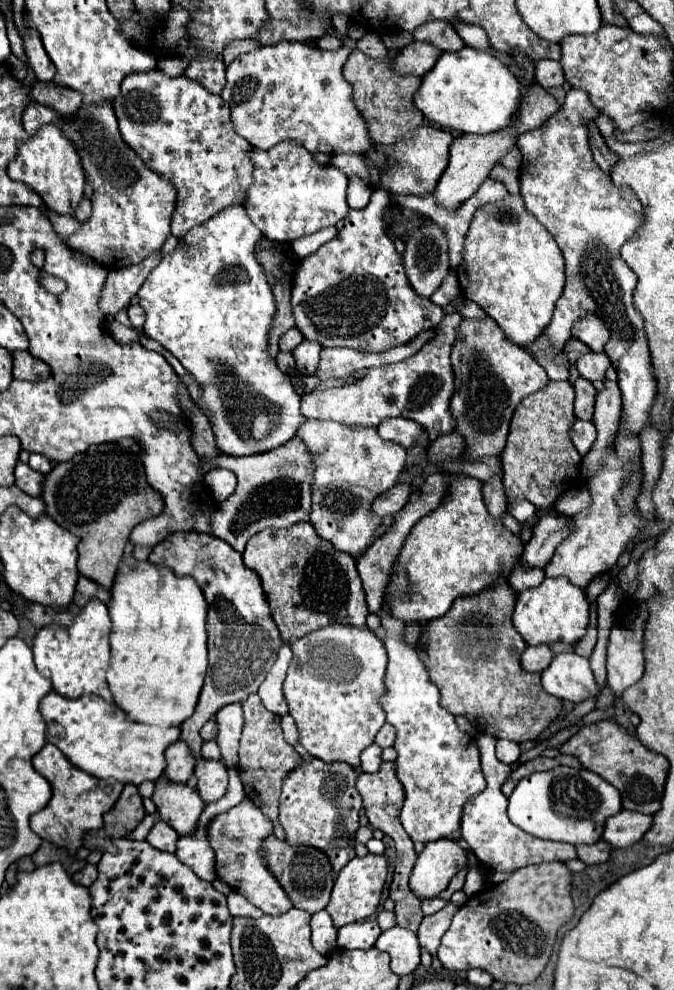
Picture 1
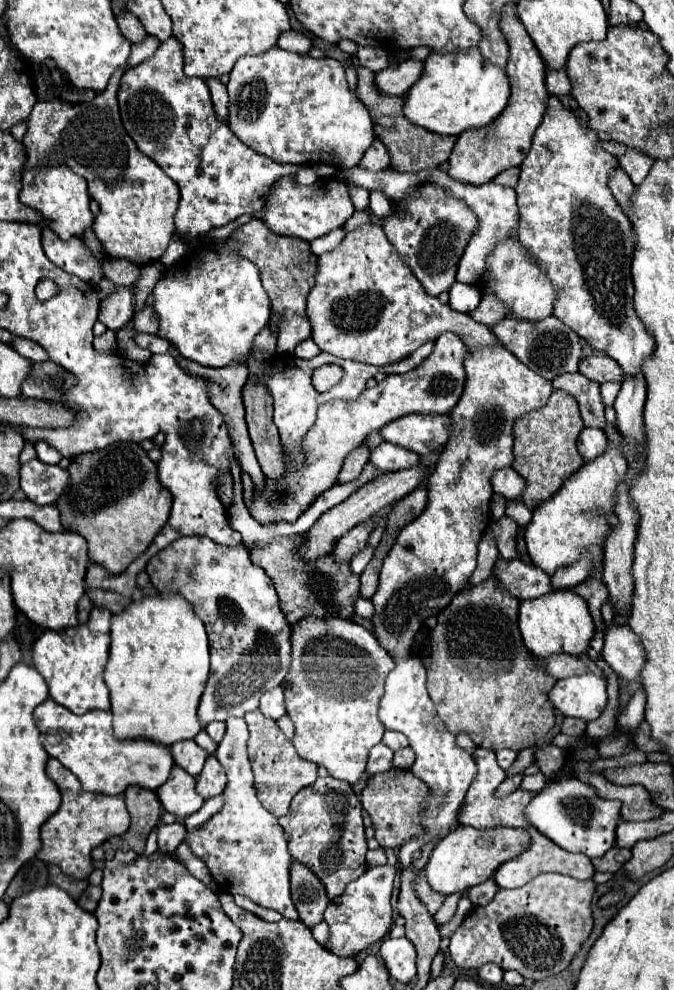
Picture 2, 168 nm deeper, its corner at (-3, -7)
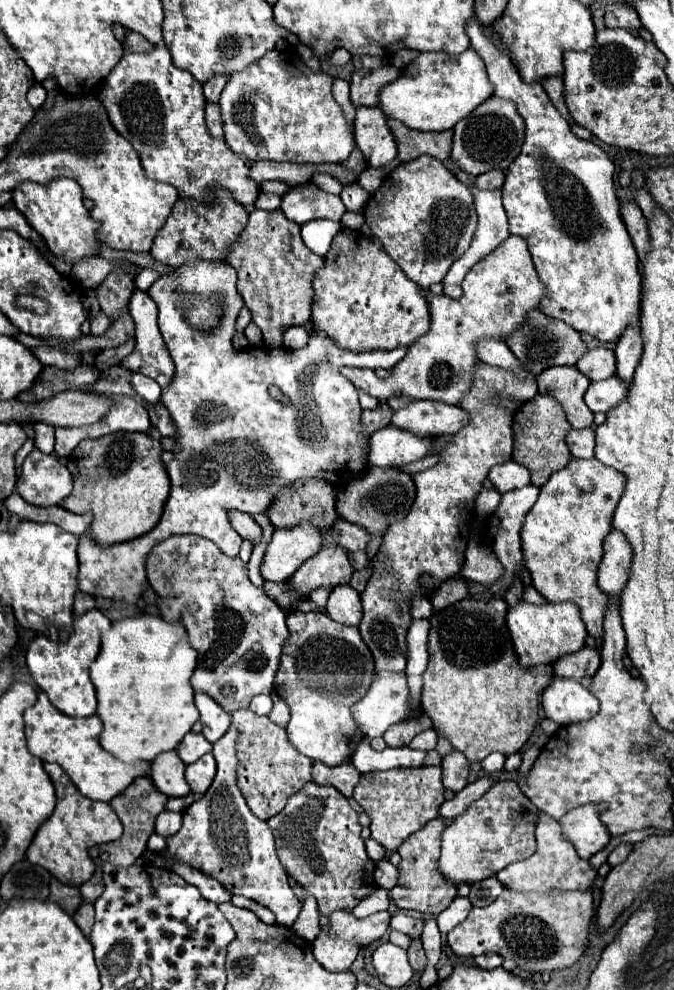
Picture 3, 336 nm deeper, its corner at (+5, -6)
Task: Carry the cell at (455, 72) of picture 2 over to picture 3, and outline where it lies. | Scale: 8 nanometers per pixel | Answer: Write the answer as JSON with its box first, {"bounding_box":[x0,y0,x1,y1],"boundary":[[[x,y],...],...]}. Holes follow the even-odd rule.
{"bounding_box":[379,49,493,131],"boundary":[[[467,49],[459,55],[421,53],[415,61],[405,65],[395,81],[381,87],[379,107],[387,117],[401,121],[417,131],[447,131],[457,121],[467,117],[477,105],[489,99],[493,85],[487,79],[483,59]]]}

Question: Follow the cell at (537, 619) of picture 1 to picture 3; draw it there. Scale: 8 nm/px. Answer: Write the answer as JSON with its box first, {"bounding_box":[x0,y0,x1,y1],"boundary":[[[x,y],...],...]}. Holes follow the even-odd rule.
{"bounding_box":[507,601,587,667],"boundary":[[[521,601],[511,607],[507,613],[507,629],[519,663],[523,663],[523,667],[535,667],[541,663],[553,665],[563,655],[579,651],[585,645],[587,631],[577,611],[579,609],[569,601],[545,605],[531,605],[527,601]]]}

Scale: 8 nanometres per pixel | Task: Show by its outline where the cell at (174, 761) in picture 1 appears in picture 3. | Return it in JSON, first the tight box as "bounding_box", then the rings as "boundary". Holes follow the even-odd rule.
{"bounding_box":[175,733,213,765],"boundary":[[[187,733],[175,751],[183,759],[183,763],[189,765],[189,763],[197,761],[199,757],[203,757],[205,753],[211,753],[211,749],[213,749],[213,745],[201,733]]]}

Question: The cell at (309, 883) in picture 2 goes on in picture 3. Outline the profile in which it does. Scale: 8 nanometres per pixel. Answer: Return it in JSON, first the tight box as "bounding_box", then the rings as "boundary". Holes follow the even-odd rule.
{"bounding_box":[293,895,321,939],"boundary":[[[311,895],[305,897],[301,913],[299,913],[297,921],[293,923],[293,931],[299,933],[299,937],[303,937],[303,939],[315,939],[319,935],[319,931],[321,931],[321,927],[319,927],[319,911],[317,911],[315,899]]]}

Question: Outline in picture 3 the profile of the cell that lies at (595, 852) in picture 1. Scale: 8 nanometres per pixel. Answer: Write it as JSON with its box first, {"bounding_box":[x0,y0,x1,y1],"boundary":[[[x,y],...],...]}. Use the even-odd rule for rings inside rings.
{"bounding_box":[607,843,633,865],"boundary":[[[619,843],[613,851],[611,851],[611,855],[609,855],[609,859],[607,859],[607,863],[609,865],[619,865],[619,863],[623,863],[627,857],[629,857],[629,853],[633,851],[633,845],[631,843]]]}

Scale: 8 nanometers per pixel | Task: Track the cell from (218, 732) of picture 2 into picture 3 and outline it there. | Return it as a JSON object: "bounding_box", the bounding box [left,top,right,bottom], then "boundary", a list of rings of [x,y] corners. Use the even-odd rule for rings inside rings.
{"bounding_box":[195,693,231,741],"boundary":[[[195,693],[195,705],[201,713],[199,721],[203,723],[203,735],[207,737],[207,741],[219,741],[231,727],[231,715],[205,693]]]}

